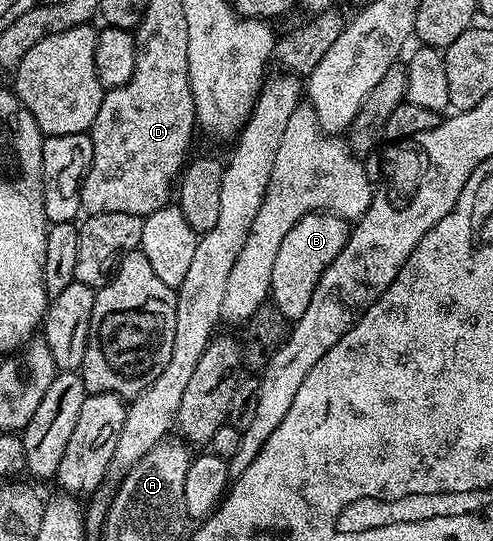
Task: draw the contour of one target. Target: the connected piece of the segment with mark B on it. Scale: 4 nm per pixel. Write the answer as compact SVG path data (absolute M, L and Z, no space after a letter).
M311 212L298 222L294 222L290 234L282 238L282 246L278 246L278 255L274 257L274 274L272 275L271 303L289 320L295 322L306 314L306 306L310 306L310 298L314 298L314 290L322 278L322 274L342 254L348 241L349 221L343 220L334 212Z

